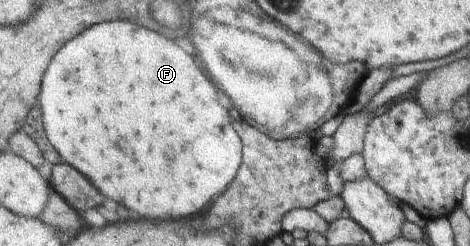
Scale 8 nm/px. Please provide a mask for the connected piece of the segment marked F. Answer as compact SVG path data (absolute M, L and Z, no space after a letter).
M127 20L106 21L91 26L67 42L56 53L52 66L48 67L48 74L43 76L43 88L38 104L43 110L45 131L52 146L62 155L70 166L79 170L104 196L116 200L118 204L138 212L142 218L150 220L183 220L202 212L210 200L219 197L234 181L243 164L243 139L239 131L232 126L232 116L218 100L216 86L208 80L208 76L200 70L196 60L182 50L182 47L163 29L153 31Z

